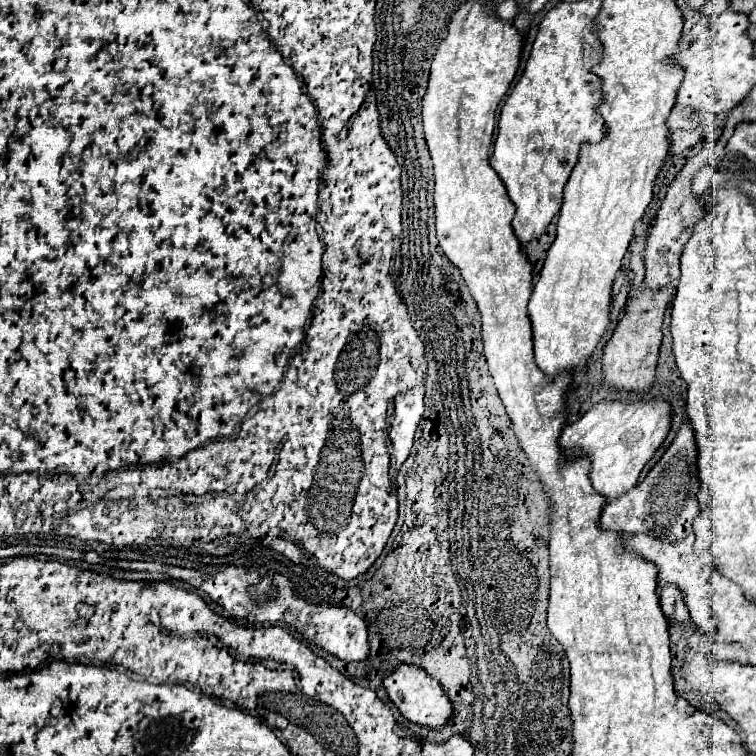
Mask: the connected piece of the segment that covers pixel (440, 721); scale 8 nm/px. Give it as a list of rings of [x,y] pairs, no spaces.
[[[400,664],[386,680],[384,680],[386,692],[390,696],[390,700],[398,706],[400,714],[420,726],[426,726],[428,730],[440,730],[446,724],[452,722],[454,718],[454,706],[450,702],[450,698],[446,698],[446,692],[442,690],[442,686],[432,680],[422,668],[418,666],[404,666]]]

